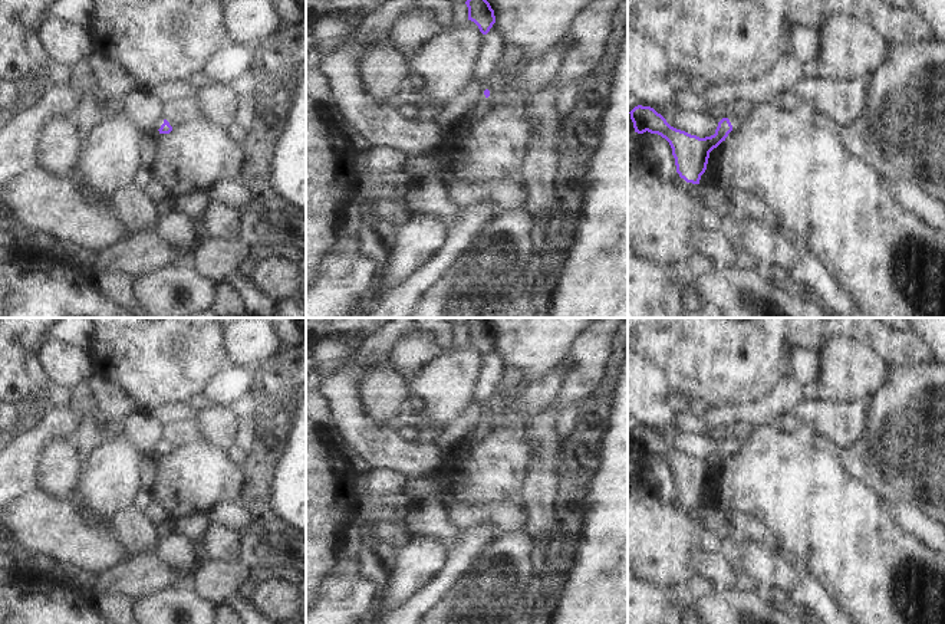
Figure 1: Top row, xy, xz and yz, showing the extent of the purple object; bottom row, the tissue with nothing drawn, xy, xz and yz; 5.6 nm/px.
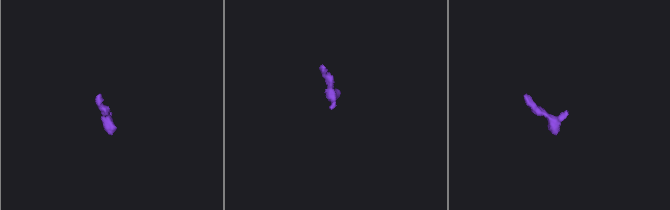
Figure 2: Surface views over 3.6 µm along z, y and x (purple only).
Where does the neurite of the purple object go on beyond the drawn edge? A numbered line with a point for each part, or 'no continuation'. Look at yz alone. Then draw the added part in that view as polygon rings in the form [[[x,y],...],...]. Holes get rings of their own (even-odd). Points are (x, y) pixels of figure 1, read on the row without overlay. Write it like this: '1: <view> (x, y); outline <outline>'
no continuation

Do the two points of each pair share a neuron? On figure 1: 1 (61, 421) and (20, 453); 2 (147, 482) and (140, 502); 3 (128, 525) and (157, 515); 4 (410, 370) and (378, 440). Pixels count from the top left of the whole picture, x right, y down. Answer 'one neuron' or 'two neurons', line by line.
1: one neuron
2: one neuron
3: two neurons
4: two neurons

